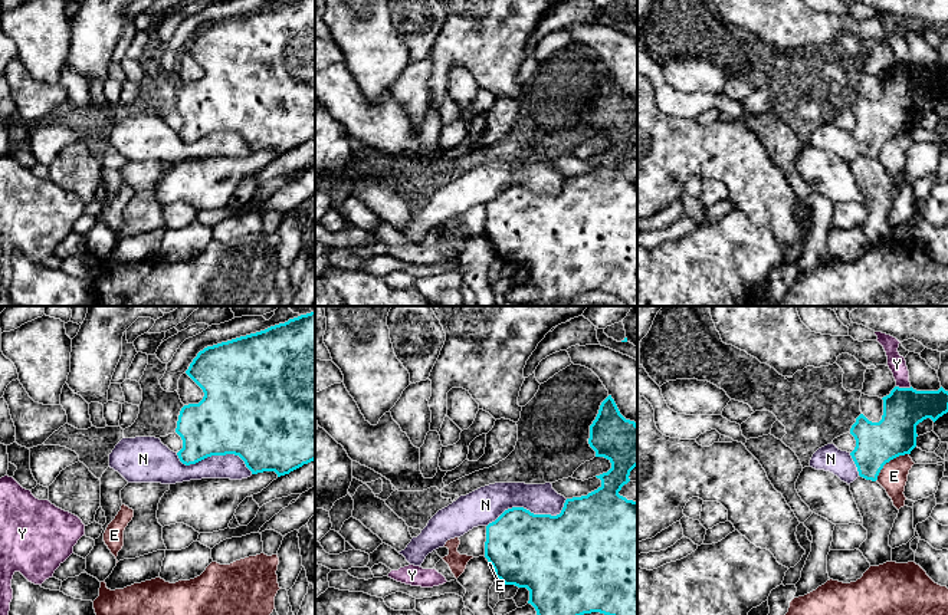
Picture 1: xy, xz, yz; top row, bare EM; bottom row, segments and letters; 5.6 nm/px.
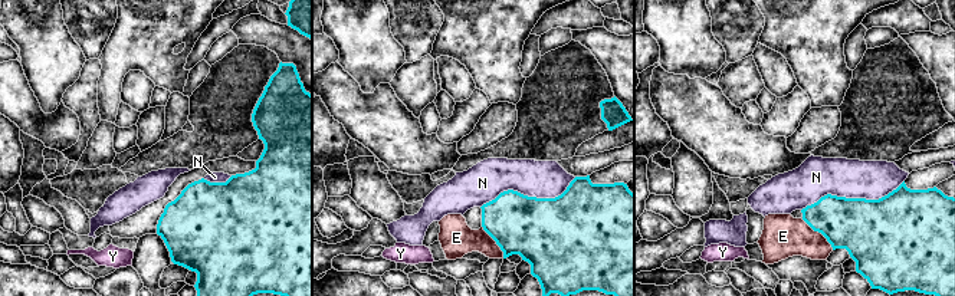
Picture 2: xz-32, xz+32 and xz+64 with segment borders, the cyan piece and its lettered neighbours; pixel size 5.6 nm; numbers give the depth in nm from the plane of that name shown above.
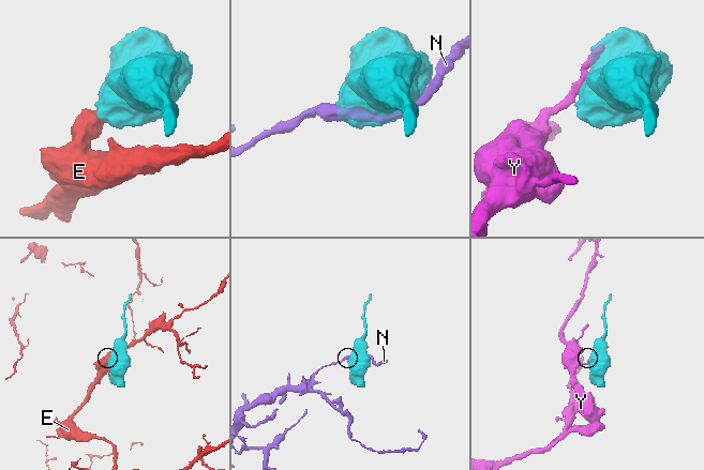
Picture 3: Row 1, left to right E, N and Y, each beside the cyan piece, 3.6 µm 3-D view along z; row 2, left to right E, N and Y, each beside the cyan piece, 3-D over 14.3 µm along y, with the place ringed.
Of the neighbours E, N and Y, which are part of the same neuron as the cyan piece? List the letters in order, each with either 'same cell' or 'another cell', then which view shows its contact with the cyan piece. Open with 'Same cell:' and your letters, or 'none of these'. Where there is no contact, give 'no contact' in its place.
Same cell: none of these
E: another cell; meets cyan in yz
N: another cell; meets cyan in xz
Y: another cell; meets cyan in yz

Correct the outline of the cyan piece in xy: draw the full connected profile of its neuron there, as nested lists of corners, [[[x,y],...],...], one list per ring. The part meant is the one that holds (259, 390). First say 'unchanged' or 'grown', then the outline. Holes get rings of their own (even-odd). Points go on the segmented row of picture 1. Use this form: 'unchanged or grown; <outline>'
unchanged; [[[315,312],[289,319],[265,330],[207,346],[197,353],[186,374],[203,389],[199,404],[184,405],[176,433],[183,440],[177,453],[186,466],[211,456],[239,456],[252,474],[289,474],[315,460]]]

